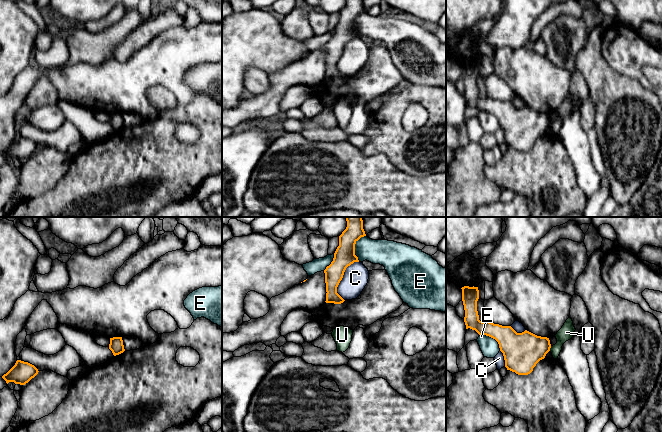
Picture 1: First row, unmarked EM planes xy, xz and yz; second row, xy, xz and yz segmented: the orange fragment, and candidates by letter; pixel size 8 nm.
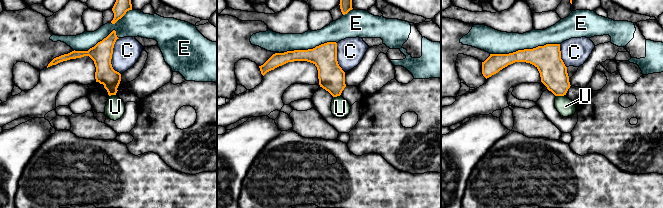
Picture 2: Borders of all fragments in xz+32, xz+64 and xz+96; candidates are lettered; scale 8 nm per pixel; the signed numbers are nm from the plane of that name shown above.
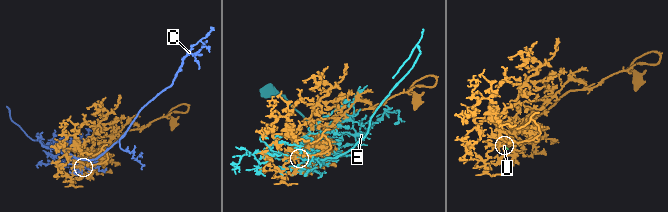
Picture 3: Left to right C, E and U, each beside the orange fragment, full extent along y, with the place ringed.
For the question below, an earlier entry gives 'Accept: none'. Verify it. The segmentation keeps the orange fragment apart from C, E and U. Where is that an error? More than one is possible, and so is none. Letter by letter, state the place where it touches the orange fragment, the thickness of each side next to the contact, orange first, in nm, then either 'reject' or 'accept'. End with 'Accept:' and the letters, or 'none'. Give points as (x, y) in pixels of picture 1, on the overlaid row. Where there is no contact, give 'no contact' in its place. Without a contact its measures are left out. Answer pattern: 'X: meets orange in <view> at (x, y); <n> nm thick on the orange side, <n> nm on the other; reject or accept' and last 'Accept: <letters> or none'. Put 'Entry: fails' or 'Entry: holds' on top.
Entry: holds
C: meets orange in xz at (342, 277); 170 nm thick on the orange side, 200 nm on the other; reject
E: meets orange in xz at (354, 247); 170 nm thick on the orange side, 200 nm on the other; reject
U: meets orange in yz at (550, 347); 300 nm thick on the orange side, 110 nm on the other; reject
Accept: none

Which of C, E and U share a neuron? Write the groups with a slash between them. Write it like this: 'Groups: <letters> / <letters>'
Groups: C / E / U

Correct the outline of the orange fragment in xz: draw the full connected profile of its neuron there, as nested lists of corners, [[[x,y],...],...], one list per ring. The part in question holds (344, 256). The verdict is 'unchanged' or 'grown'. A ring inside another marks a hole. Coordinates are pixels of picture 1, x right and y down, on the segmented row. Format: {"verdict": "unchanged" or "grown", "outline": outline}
{"verdict": "unchanged", "outline": [[[346,217],[346,221],[347,227],[339,236],[339,246],[334,253],[333,261],[324,270],[326,303],[341,304],[345,301],[337,293],[337,287],[346,268],[354,262],[359,262],[355,255],[355,244],[361,237],[366,236],[362,217]]]}

